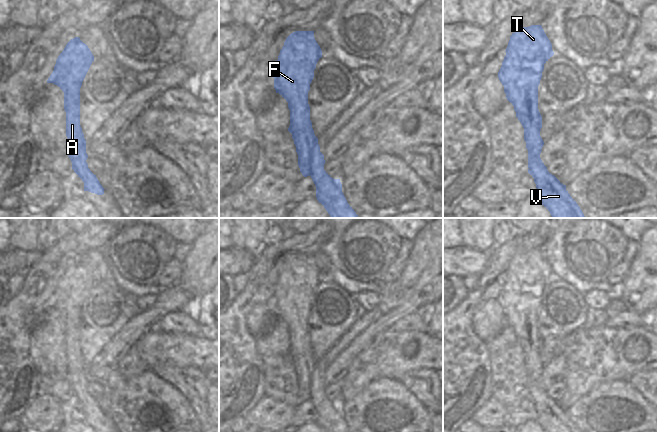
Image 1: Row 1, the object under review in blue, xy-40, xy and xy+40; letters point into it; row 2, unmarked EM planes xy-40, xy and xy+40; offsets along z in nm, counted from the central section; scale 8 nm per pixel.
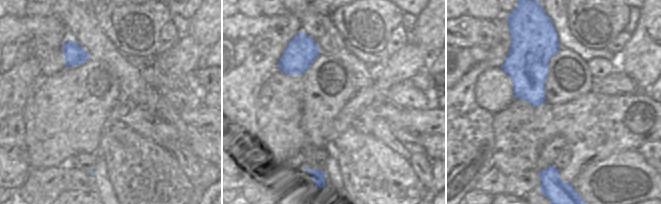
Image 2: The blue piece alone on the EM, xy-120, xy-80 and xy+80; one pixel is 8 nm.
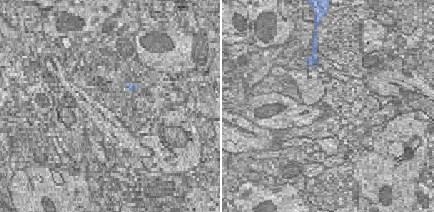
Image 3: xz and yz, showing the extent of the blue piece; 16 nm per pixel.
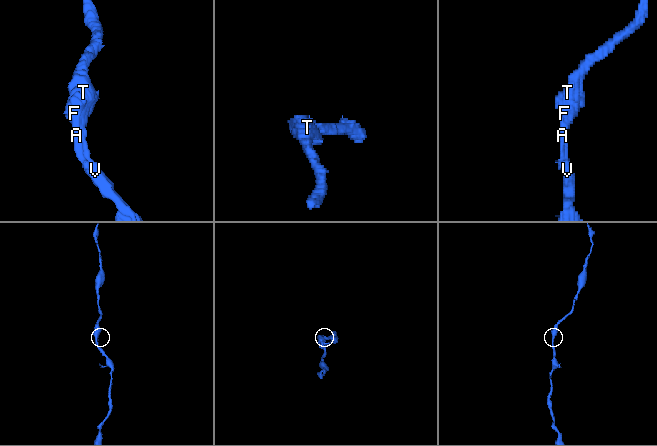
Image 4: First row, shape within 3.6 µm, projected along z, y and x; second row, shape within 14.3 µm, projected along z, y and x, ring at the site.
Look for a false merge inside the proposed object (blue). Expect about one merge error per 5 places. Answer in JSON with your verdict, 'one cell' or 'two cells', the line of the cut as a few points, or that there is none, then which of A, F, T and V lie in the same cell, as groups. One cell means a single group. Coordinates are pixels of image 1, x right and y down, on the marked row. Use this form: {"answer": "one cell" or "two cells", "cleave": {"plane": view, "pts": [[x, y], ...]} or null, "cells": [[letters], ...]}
{"answer": "one cell", "cleave": null, "cells": [["A", "F", "T", "V"]]}

